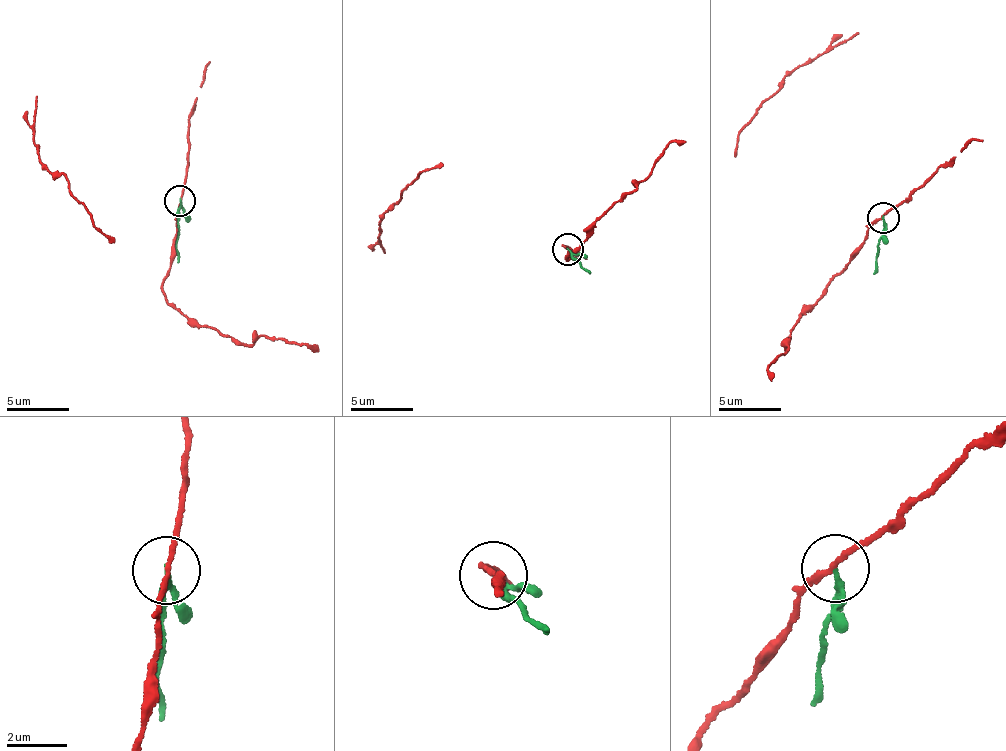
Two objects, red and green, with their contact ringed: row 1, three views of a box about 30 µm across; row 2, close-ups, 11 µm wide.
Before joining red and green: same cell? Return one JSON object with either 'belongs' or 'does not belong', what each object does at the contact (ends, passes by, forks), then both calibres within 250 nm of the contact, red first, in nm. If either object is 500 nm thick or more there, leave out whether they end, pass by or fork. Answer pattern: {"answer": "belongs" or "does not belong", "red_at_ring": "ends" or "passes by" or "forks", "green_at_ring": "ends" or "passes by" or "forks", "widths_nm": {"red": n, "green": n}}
{"answer": "does not belong", "red_at_ring": "passes by", "green_at_ring": "ends", "widths_nm": {"red": 160, "green": 200}}

